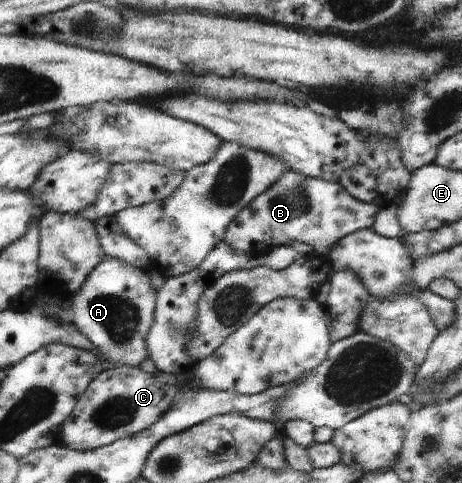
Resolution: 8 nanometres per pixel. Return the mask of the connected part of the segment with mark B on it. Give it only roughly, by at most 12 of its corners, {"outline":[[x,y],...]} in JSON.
{"outline":[[287,170],[224,240],[265,253],[293,242],[327,255],[379,207]]}

